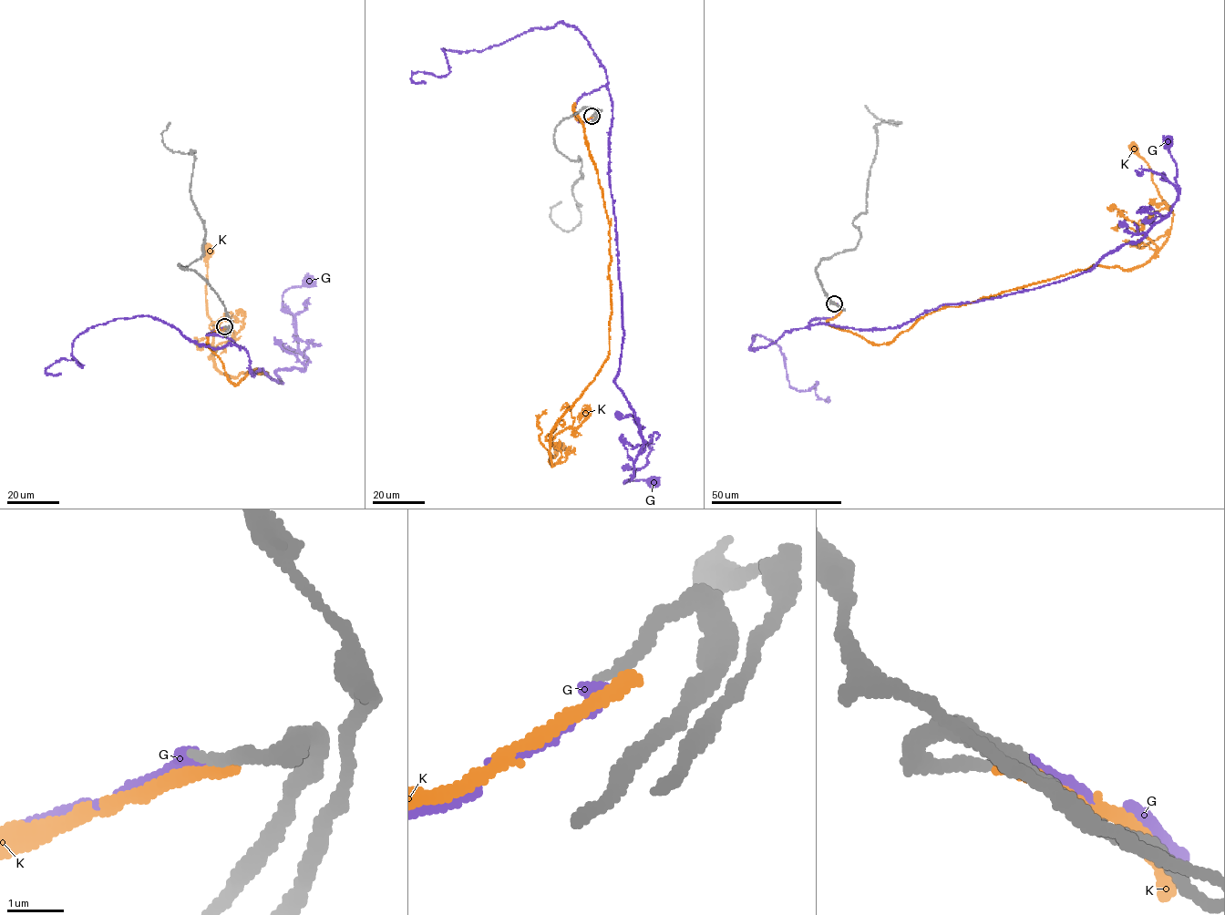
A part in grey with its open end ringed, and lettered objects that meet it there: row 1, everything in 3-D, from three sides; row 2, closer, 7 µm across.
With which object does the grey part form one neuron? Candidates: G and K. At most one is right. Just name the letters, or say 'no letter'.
G

